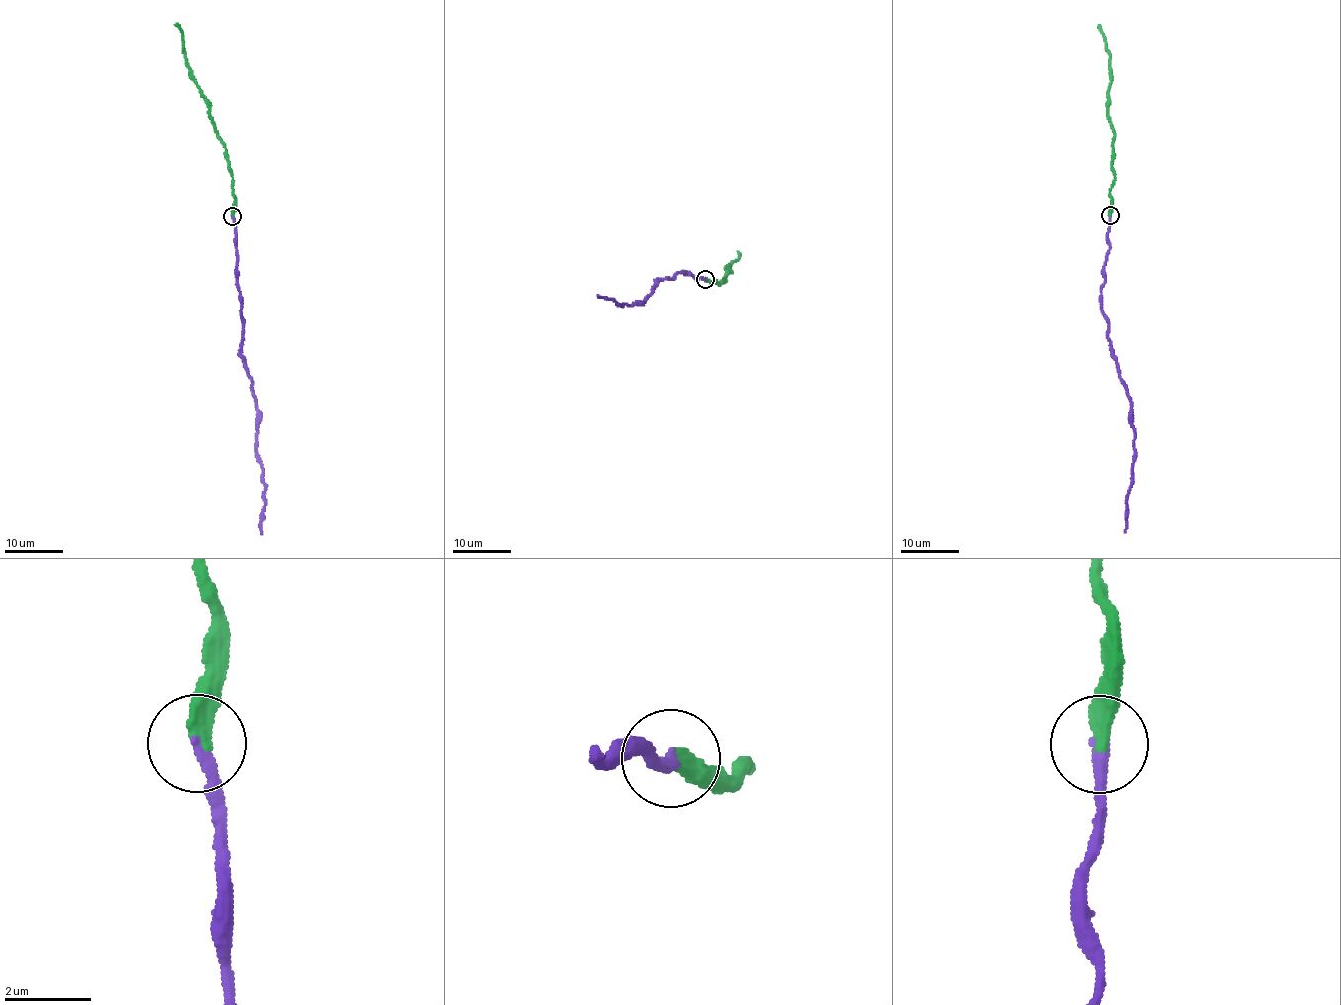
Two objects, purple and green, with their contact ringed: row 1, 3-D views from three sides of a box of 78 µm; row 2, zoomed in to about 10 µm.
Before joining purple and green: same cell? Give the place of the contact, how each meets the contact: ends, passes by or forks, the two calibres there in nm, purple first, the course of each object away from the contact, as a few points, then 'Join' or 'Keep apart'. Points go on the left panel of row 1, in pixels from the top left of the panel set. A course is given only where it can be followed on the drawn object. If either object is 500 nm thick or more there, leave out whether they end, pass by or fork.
Place: (232, 216). At the ring purple ends. At the ring green ends. Thickness 320 nm (purple) against 360 nm. Course of purple: (232, 215), (242, 324), (241, 356), (257, 408), (257, 461), (263, 470), (265, 496), (260, 534). Course of green: (232, 215), (234, 199), (227, 149), (209, 114), (209, 101), (187, 61), (183, 35), (176, 23). Join

